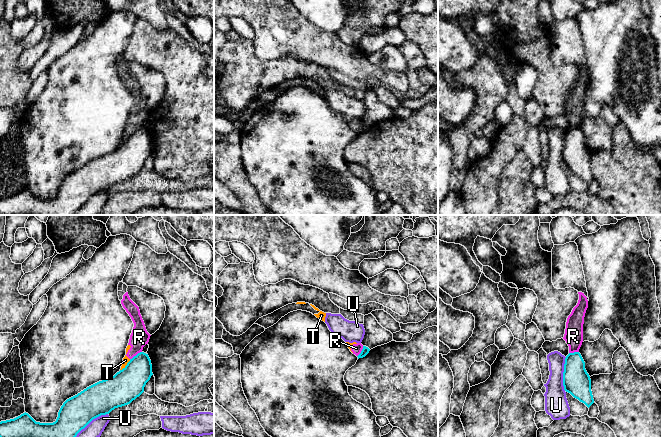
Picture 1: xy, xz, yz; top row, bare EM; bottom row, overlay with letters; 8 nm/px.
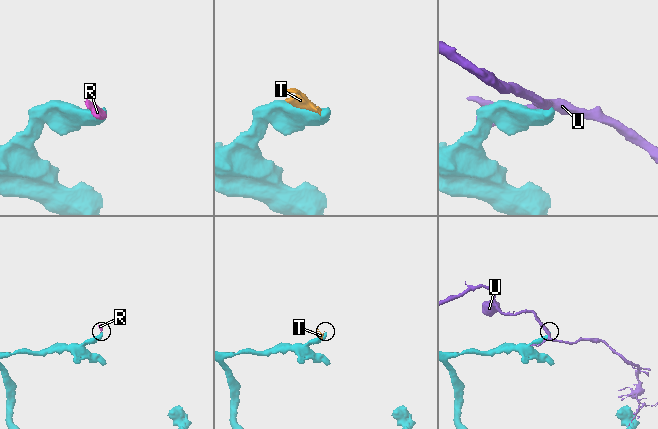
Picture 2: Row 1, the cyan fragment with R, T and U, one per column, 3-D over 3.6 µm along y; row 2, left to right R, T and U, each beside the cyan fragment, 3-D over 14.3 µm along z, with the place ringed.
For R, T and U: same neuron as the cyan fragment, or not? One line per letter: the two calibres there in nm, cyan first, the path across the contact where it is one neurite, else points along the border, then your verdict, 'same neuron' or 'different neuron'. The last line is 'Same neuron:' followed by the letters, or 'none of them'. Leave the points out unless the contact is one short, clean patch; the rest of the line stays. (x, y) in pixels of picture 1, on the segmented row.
R: calibres 260 and 150 nm; border xy (141, 351), (130, 359); different neuron
T: calibres 260 and 50 nm; different neuron
U: calibres 220 and 190 nm; different neuron
Same neuron: none of them

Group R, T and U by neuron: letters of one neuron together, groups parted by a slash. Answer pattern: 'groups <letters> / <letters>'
groups R T / U

